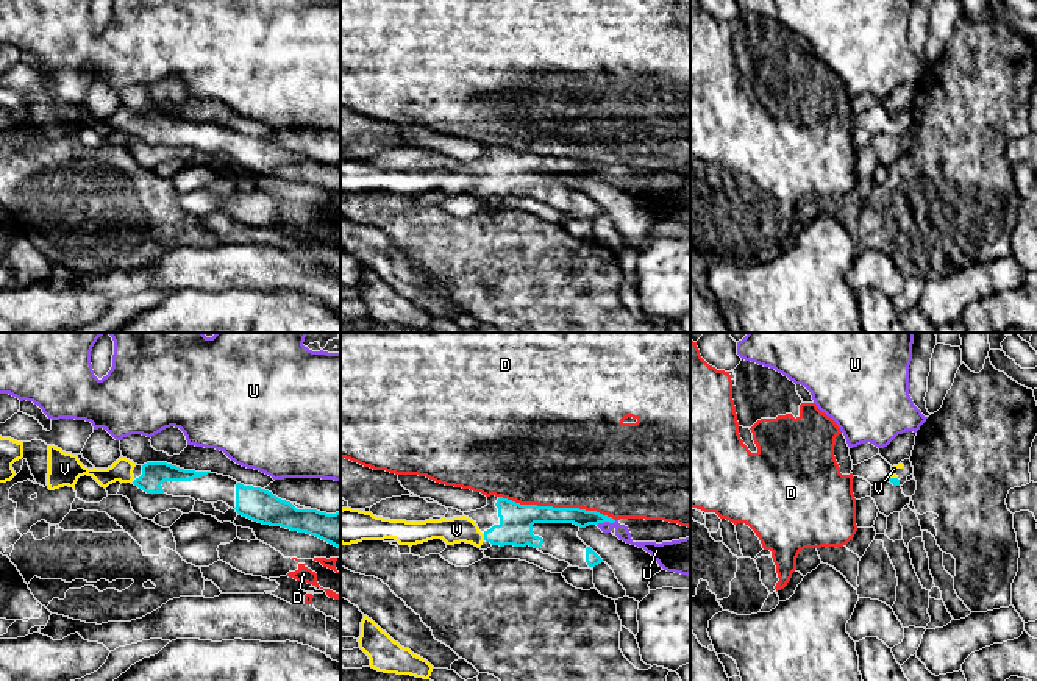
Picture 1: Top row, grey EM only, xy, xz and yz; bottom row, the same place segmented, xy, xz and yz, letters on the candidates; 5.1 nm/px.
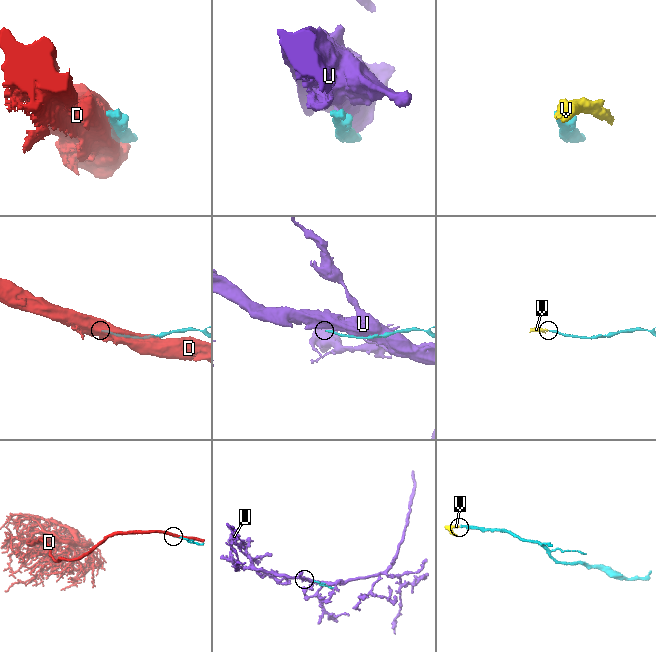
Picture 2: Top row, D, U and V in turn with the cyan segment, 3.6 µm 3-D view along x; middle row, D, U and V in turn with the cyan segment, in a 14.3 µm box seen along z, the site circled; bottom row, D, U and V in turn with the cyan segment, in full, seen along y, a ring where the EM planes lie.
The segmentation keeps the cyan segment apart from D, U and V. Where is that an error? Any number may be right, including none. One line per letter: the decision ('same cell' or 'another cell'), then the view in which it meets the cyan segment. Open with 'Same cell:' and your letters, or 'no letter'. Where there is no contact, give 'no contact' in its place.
Same cell: V
D: another cell; meets cyan in xz
U: another cell; meets cyan in xz
V: same cell; meets cyan in xz

